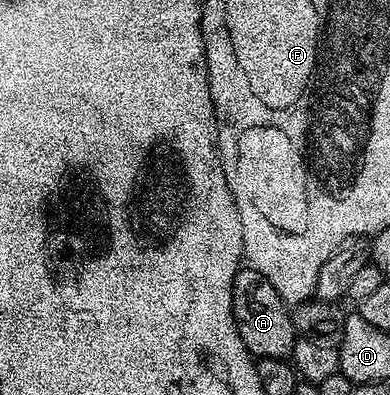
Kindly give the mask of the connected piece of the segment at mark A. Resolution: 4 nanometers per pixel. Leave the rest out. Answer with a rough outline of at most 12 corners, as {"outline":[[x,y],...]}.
{"outline":[[250,267],[233,279],[233,319],[252,358],[292,356],[291,309]]}

